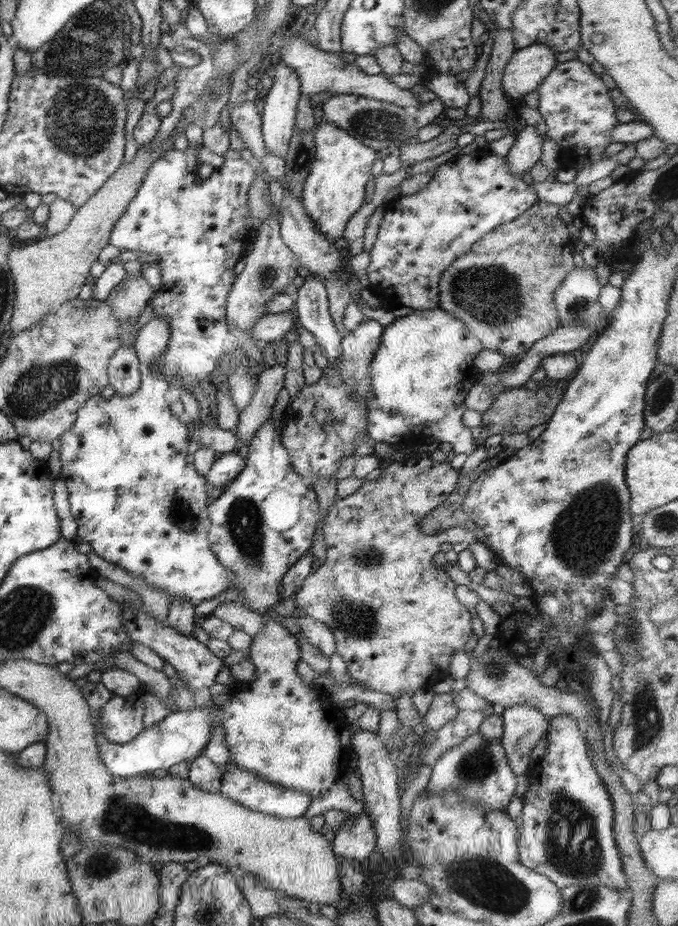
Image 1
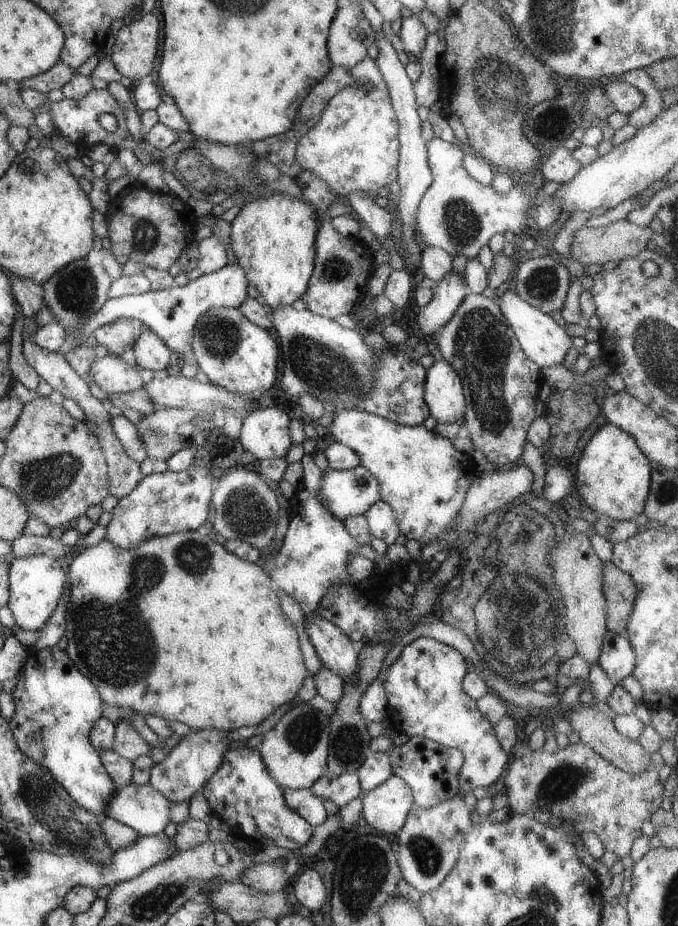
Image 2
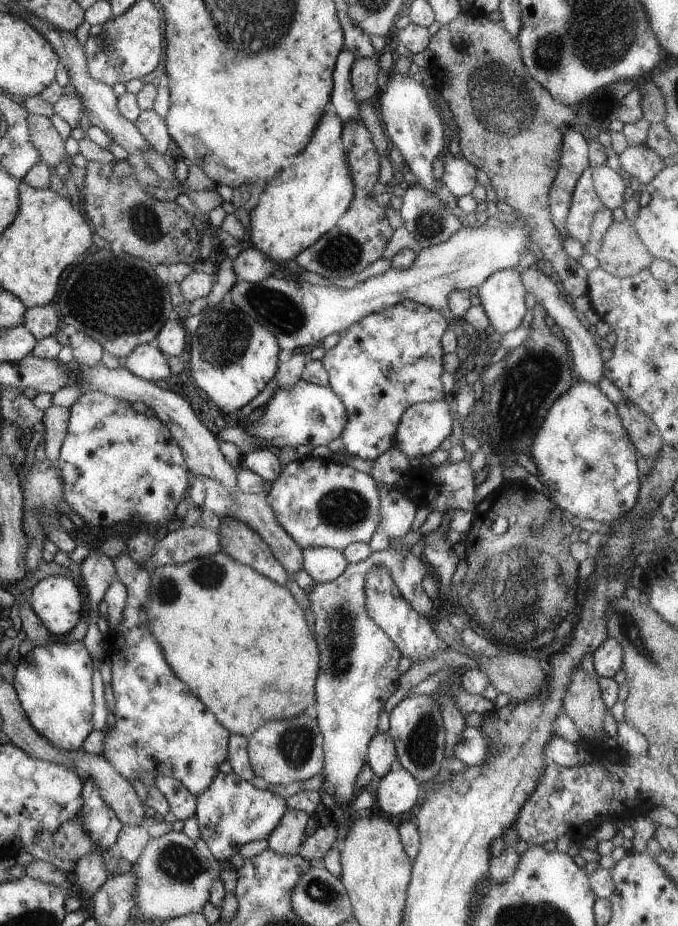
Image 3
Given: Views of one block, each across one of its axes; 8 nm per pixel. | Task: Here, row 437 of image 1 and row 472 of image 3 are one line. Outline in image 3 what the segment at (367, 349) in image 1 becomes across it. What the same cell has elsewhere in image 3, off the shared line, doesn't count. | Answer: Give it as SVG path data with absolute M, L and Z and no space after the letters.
M308 455L305 457L299 457L298 460L290 462L280 472L280 475L272 483L272 490L266 494L267 502L272 508L274 517L276 521L288 532L288 535L301 547L301 549L307 547L329 547L330 549L337 549L344 551L350 544L353 543L368 543L372 536L379 530L380 527L380 510L381 510L381 492L379 490L379 484L376 483L369 474L364 472L359 472L354 468L351 468L347 465L343 465L342 461L339 461L338 458L333 460L328 459L318 459L313 458L313 456Z

